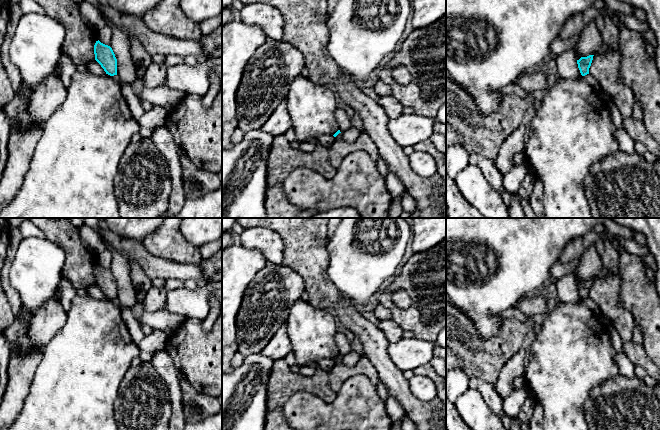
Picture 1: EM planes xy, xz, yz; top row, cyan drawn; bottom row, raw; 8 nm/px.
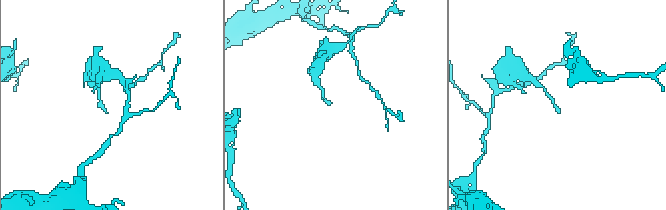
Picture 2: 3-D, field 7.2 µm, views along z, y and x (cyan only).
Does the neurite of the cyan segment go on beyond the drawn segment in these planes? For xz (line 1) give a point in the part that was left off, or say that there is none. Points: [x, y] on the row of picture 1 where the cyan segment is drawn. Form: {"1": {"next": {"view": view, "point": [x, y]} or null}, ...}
{"1": {"next": null}}

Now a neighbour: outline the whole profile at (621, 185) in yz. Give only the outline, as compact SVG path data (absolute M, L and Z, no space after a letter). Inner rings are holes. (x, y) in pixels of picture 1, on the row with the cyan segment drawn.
M619 150L591 166L584 191L593 218L660 218L660 160L650 163L643 155Z

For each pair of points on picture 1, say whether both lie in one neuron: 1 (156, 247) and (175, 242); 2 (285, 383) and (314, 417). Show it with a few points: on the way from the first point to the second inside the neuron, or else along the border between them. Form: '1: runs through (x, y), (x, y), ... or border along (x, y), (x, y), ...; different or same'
1: runs through (161, 243), (170, 242); same
2: border along (317, 396), (295, 392), (284, 404), (283, 415); different

